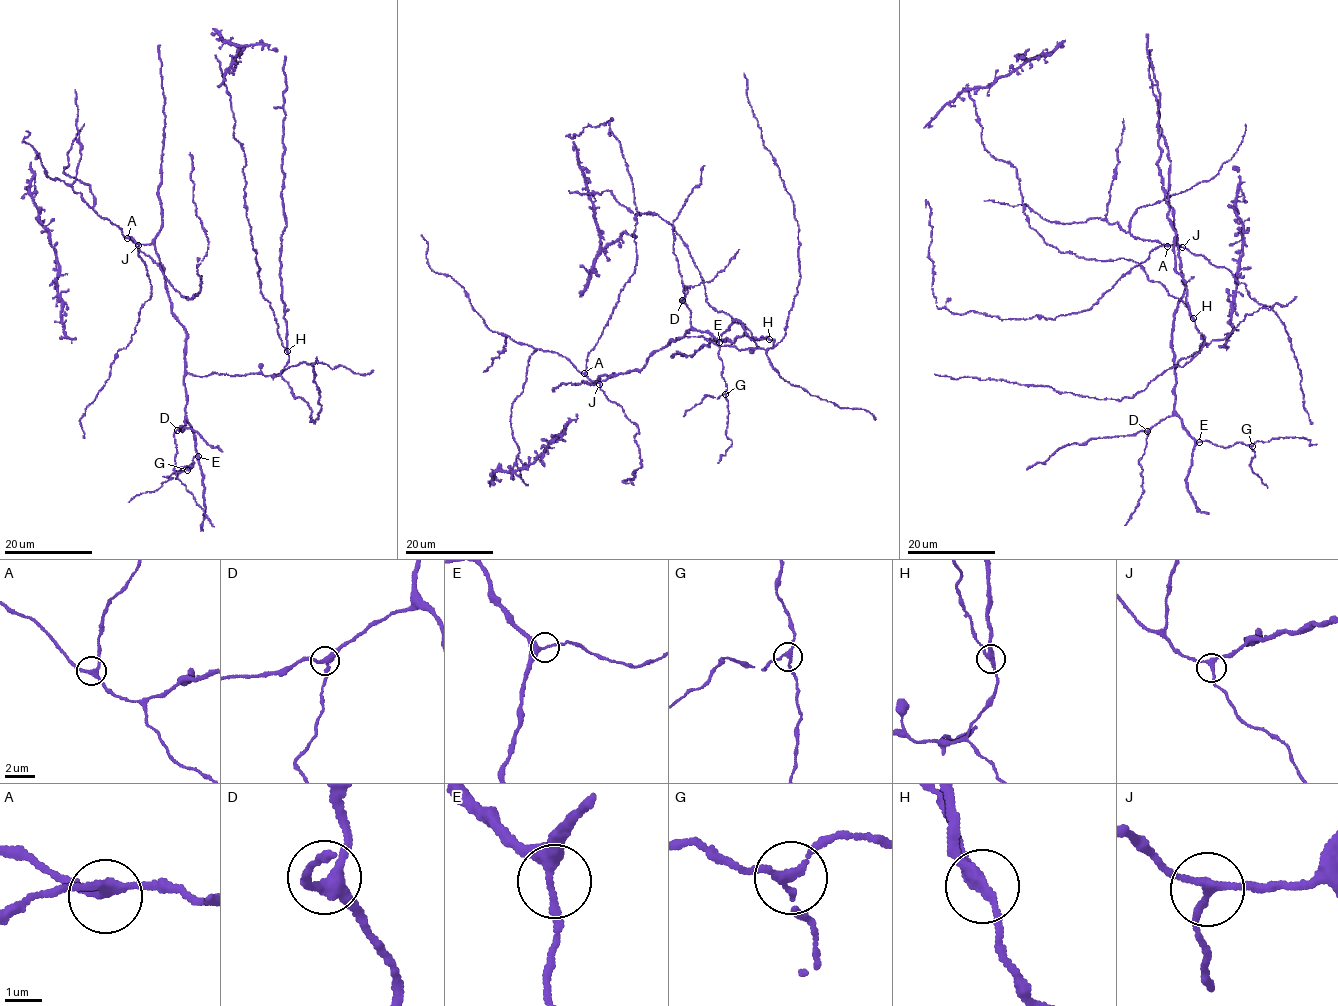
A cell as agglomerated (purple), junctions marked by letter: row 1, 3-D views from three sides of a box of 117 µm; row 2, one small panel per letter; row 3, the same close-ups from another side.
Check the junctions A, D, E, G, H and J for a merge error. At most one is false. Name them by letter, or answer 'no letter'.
H

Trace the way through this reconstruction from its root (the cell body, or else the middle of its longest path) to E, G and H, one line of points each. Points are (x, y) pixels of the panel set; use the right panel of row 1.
E: (1178, 362), (1174, 368), (1174, 413), (1181, 419), (1183, 429), (1199, 442)
G: (1178, 362), (1174, 368), (1174, 413), (1183, 429), (1198, 442), (1224, 447), (1239, 442), (1252, 446)
H: (1178, 362), (1206, 343), (1193, 318)

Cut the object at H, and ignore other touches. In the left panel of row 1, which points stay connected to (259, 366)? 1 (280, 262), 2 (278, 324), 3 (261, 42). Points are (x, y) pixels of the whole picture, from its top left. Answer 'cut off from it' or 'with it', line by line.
1: cut off from it
2: with it
3: with it

